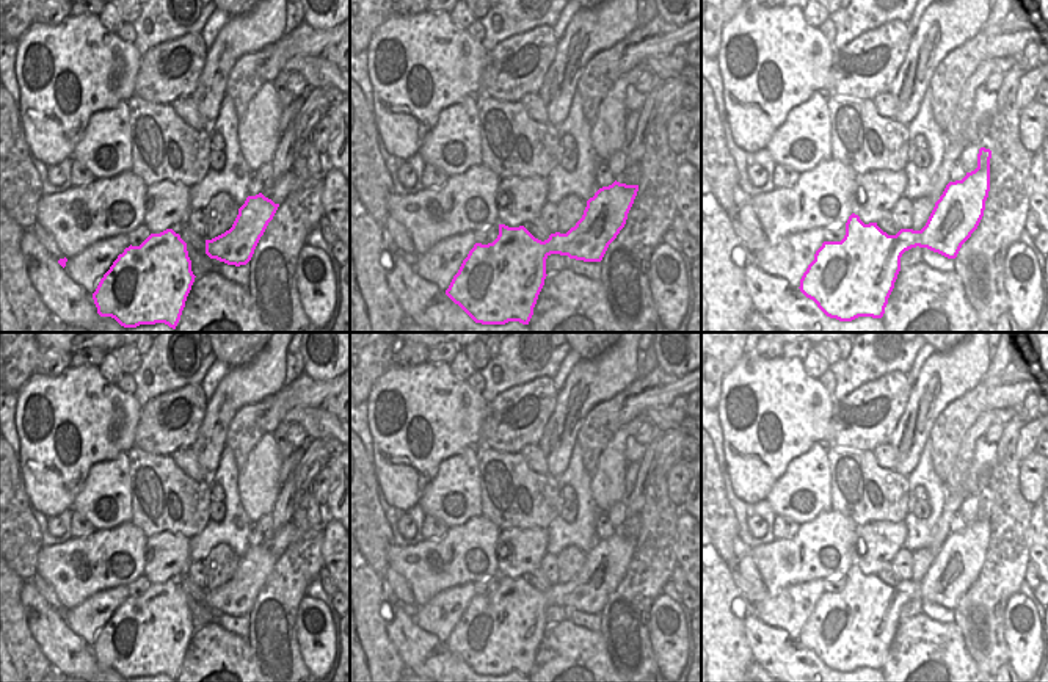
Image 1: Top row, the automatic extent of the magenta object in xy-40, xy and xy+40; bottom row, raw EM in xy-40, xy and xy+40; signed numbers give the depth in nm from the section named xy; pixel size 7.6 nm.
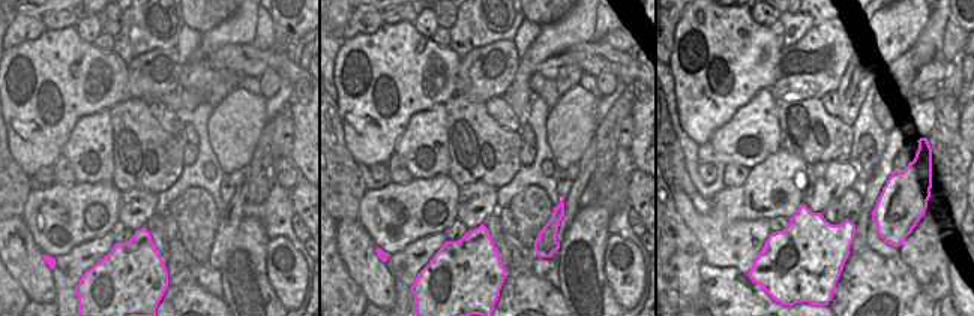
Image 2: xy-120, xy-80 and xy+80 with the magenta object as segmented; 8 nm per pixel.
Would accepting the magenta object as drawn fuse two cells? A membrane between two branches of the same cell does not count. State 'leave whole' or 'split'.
leave whole

